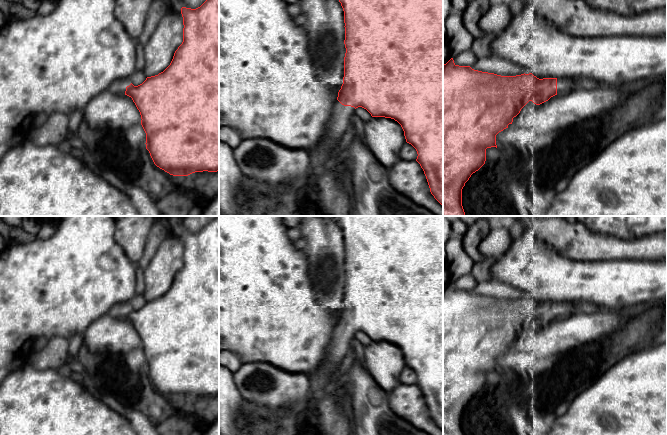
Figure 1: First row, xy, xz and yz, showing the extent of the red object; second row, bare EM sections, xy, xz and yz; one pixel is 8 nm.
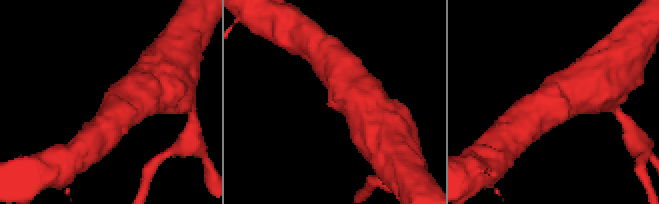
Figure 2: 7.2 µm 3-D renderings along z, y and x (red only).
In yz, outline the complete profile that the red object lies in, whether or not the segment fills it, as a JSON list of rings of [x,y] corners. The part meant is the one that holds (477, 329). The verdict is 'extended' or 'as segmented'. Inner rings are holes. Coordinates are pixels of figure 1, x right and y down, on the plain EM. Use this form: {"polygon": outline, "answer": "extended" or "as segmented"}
{"polygon": [[[451,282],[443,289],[443,435],[464,435],[462,413],[471,399],[486,385],[486,373],[496,371],[496,359],[512,348],[521,333],[532,325],[540,329],[557,318],[572,316],[580,310],[573,302],[539,303],[532,297],[516,300],[501,300],[482,296],[470,290],[459,290]]], "answer": "extended"}

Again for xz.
{"polygon": [[[339,216],[338,224],[344,235],[345,247],[344,268],[346,277],[344,281],[343,308],[333,329],[323,363],[315,372],[309,375],[312,391],[316,395],[325,391],[330,380],[339,369],[342,358],[348,355],[355,333],[362,331],[372,341],[391,342],[401,349],[406,366],[411,368],[417,375],[416,385],[424,395],[431,418],[443,430],[443,216]]], "answer": "extended"}

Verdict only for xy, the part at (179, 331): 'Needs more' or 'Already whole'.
Needs more

